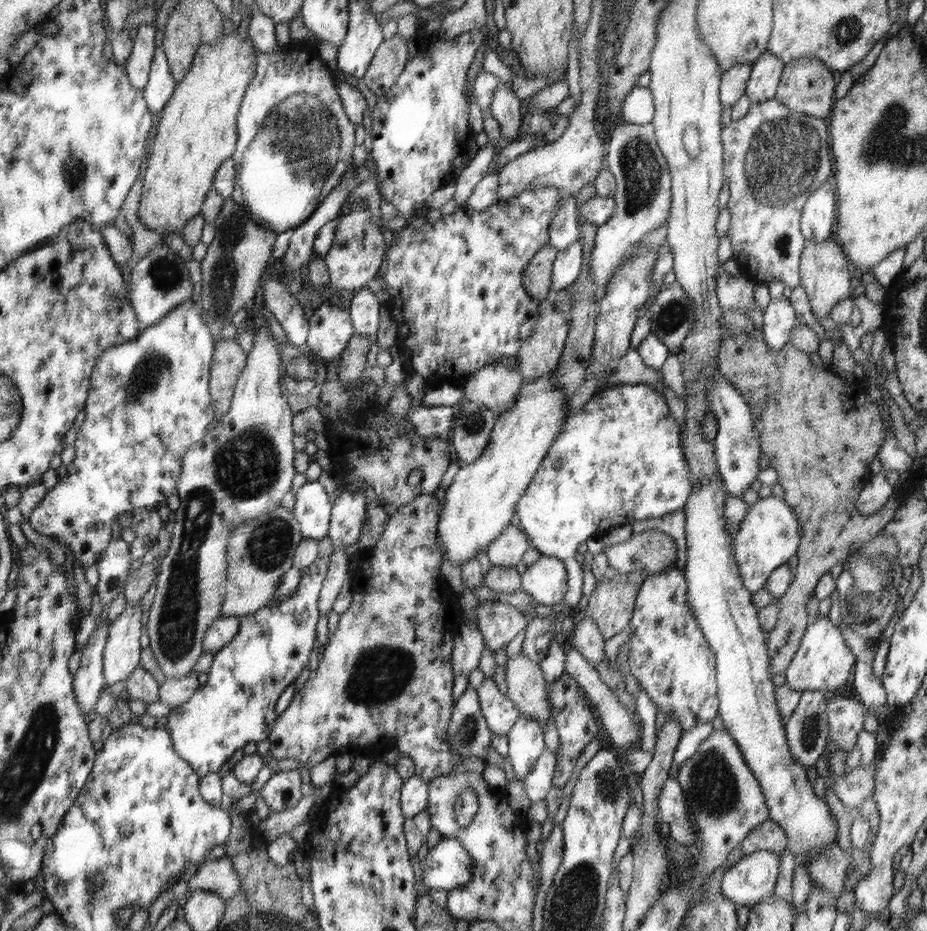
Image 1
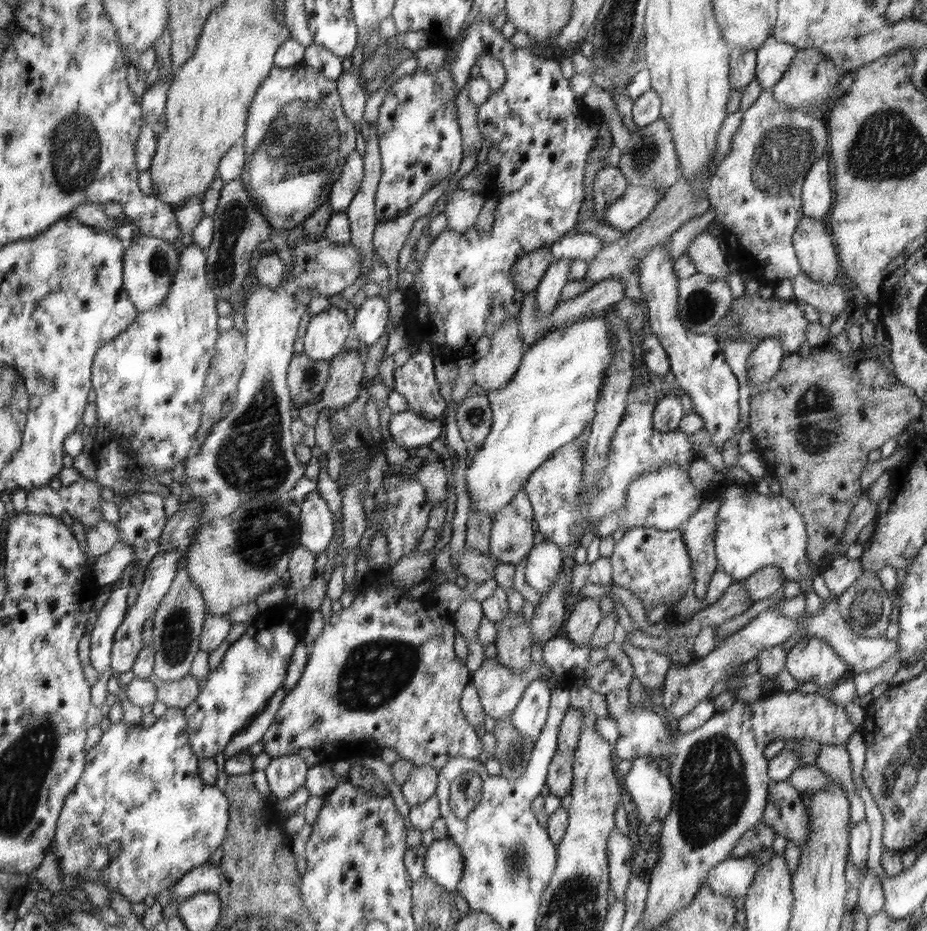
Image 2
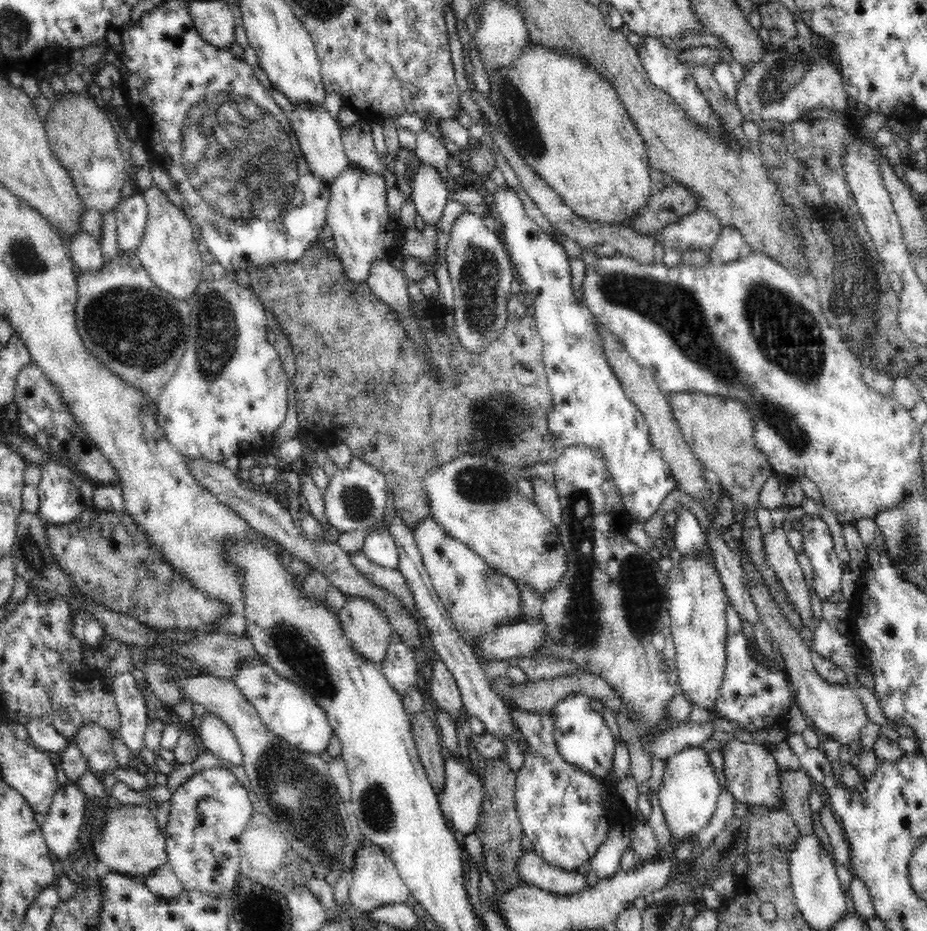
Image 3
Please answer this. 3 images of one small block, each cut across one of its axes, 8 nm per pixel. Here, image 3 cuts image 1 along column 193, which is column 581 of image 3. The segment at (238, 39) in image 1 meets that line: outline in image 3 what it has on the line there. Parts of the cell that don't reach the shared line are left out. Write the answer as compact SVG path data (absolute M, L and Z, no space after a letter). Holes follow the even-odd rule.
M532 41L530 45L527 45L526 50L523 50L521 58L510 67L510 69L498 70L497 74L492 74L490 78L490 97L488 102L496 110L499 121L498 124L508 140L514 145L514 148L518 151L518 154L530 165L536 174L546 181L546 184L556 192L564 204L582 218L585 218L588 222L593 220L598 224L621 224L622 226L630 225L632 218L642 213L642 210L646 209L646 204L649 202L649 198L653 196L657 190L652 180L650 179L650 162L648 162L648 155L646 155L646 145L644 139L640 135L640 131L636 129L636 125L630 119L630 115L626 110L626 107L619 100L619 96L615 92L609 82L607 82L601 74L597 72L592 66L586 62L582 62L582 59L578 61L576 58L564 57L564 55L558 55L556 51L548 51L544 47L534 45Z

